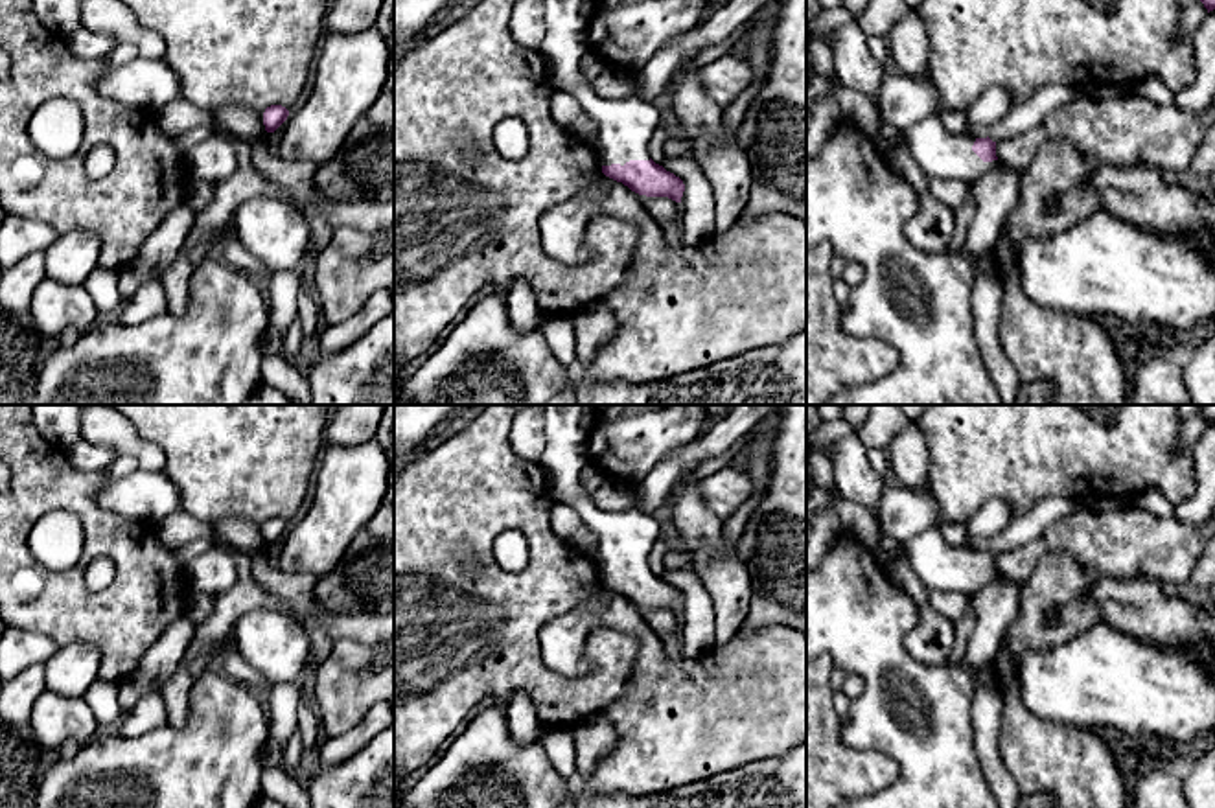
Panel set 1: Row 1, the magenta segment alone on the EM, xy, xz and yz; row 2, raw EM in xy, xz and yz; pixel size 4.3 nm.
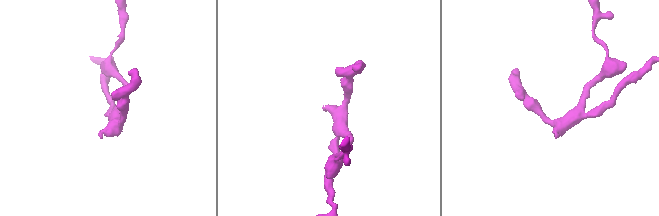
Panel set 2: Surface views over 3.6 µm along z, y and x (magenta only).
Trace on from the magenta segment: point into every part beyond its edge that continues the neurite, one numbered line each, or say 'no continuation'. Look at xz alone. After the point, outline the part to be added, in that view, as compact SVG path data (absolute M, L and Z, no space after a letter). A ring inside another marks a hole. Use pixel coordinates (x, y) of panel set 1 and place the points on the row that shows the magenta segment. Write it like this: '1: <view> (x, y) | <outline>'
1: xz (624, 126) | M543 0L547 37L539 46L552 88L571 94L598 127L600 166L650 160L648 142L661 125L657 101L641 96L604 99L580 72L589 52L587 17L582 0Z

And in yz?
1: yz (939, 153) | M939 114L904 129L904 142L917 166L930 179L963 180L972 186L998 166L998 160L983 162L972 151L976 138L948 133Z

